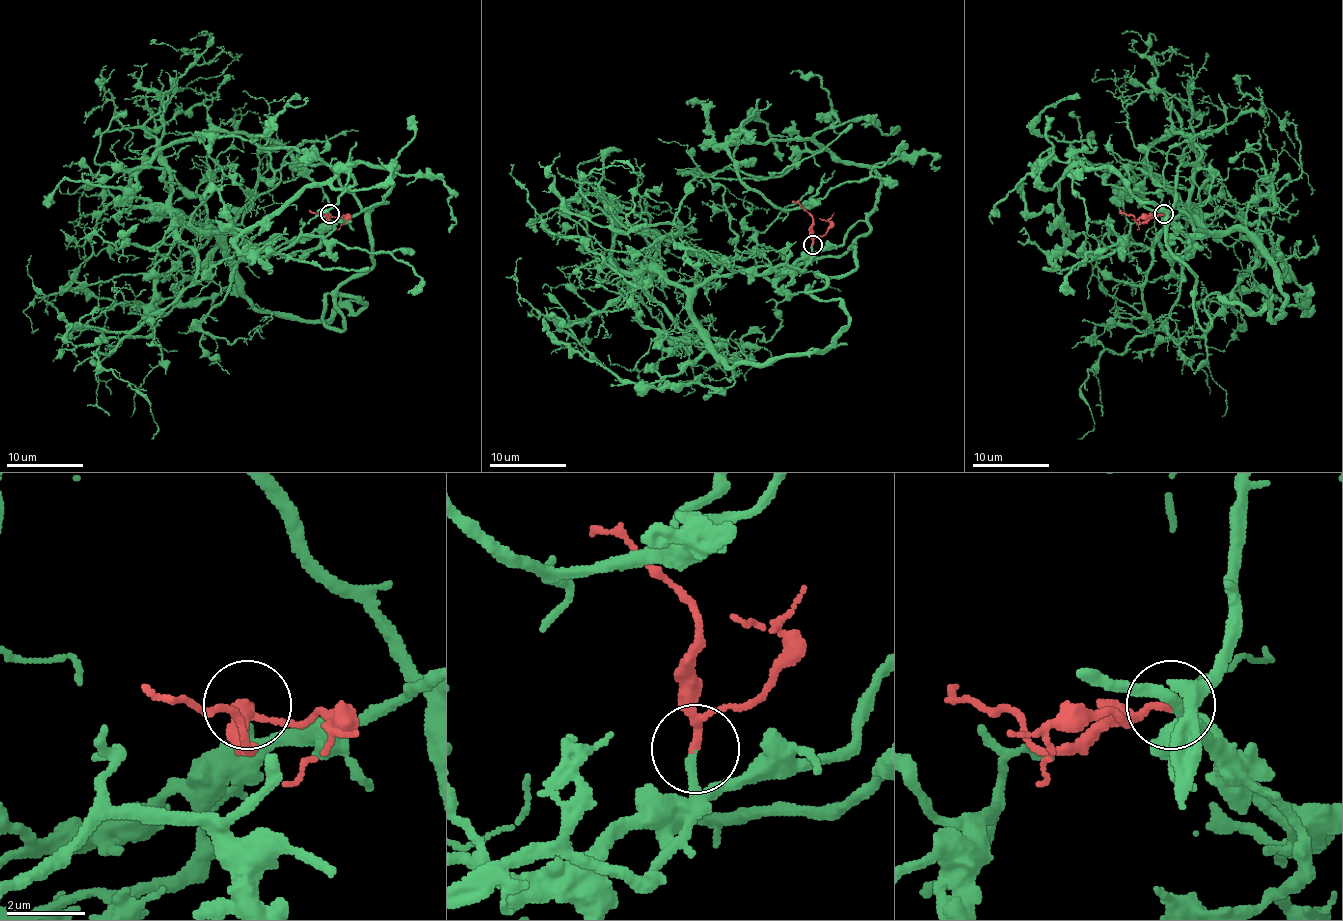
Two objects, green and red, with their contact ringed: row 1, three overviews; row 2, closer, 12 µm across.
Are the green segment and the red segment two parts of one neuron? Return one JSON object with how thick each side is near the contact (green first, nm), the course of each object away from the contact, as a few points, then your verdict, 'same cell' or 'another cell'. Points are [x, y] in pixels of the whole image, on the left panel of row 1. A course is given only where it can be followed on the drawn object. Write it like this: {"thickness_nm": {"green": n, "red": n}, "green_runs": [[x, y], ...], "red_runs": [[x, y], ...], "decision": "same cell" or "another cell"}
{"thickness_nm": {"green": 170, "red": 150}, "green_runs": [[330, 215], [372, 207], [397, 169], [351, 163], [235, 246], [390, 252], [420, 279], [407, 292]], "red_runs": [[330, 213], [330, 223], [326, 215], [308, 209]], "decision": "same cell"}

